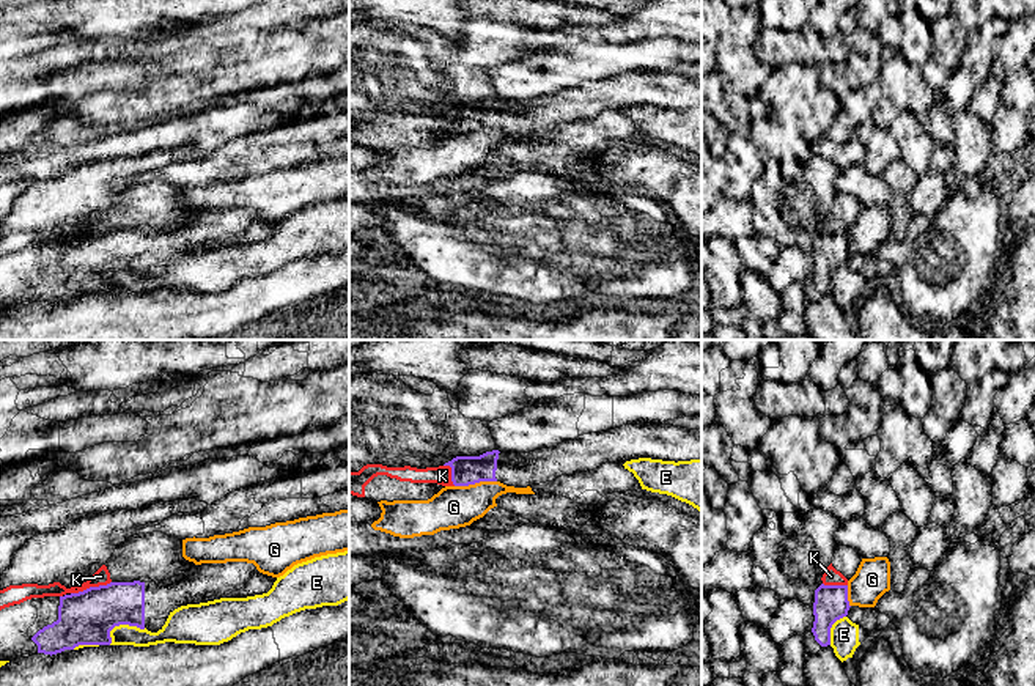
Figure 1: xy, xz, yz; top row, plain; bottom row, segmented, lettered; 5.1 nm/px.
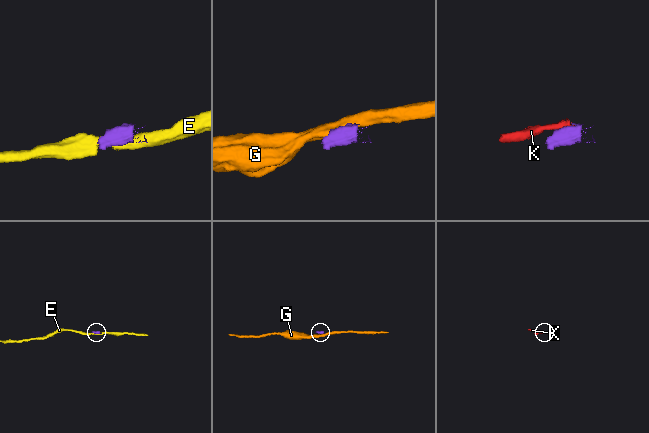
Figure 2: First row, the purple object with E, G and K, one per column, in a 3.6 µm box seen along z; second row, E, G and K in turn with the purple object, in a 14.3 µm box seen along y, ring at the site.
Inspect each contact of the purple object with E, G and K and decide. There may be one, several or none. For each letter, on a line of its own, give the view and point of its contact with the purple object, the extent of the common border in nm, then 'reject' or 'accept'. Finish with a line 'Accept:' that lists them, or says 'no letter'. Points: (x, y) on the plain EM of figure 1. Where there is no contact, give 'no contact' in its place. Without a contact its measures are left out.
E: meets purple in xy at (121, 271); contact 200 nm long; reject
G: meets purple in xz at (475, 129); contact 220 nm long; reject
K: meets purple in xy at (90, 235); contact 220 nm long; reject
Accept: no letter

